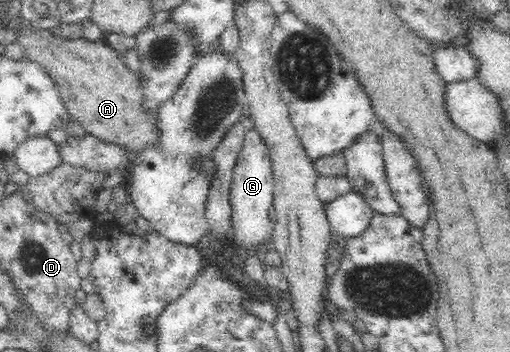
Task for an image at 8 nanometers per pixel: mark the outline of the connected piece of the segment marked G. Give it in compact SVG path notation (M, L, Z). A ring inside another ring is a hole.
M256 127L246 130L244 144L240 150L234 164L232 172L231 192L229 194L232 210L230 219L236 243L242 249L258 250L260 244L272 244L273 222L269 218L270 207L273 206L274 190L273 169L271 157L269 156L269 147L263 140L263 135Z

